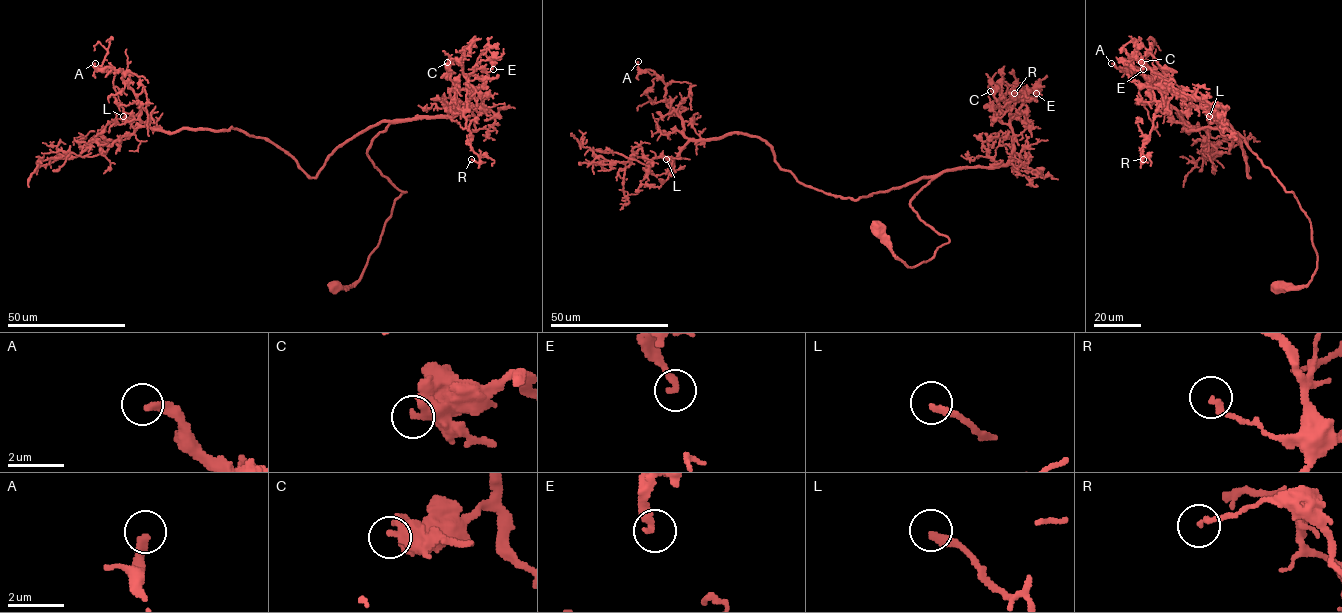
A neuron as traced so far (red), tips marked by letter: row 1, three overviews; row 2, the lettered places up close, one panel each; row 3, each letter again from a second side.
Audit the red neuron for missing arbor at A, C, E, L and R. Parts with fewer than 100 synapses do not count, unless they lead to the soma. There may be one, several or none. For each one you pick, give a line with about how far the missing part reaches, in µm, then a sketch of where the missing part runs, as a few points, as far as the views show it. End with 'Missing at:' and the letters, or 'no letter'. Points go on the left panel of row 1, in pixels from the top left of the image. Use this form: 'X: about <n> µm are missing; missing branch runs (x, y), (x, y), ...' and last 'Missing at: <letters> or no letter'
A: about 50 µm are missing; missing branch runs (95, 63), (76, 70), (42, 69), (29, 65), (33, 65)
Missing at: A

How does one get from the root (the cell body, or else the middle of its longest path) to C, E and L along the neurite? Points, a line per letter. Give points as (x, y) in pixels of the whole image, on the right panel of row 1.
C: (1277, 287), (1305, 286), (1315, 272), (1309, 218), (1210, 105), (1181, 93), (1141, 62)
E: (1277, 287), (1305, 286), (1315, 272), (1309, 218), (1210, 105), (1181, 93), (1140, 60), (1143, 69)
L: (1277, 287), (1305, 286), (1315, 272), (1309, 218), (1227, 121), (1250, 177), (1234, 137), (1183, 129), (1209, 116)

